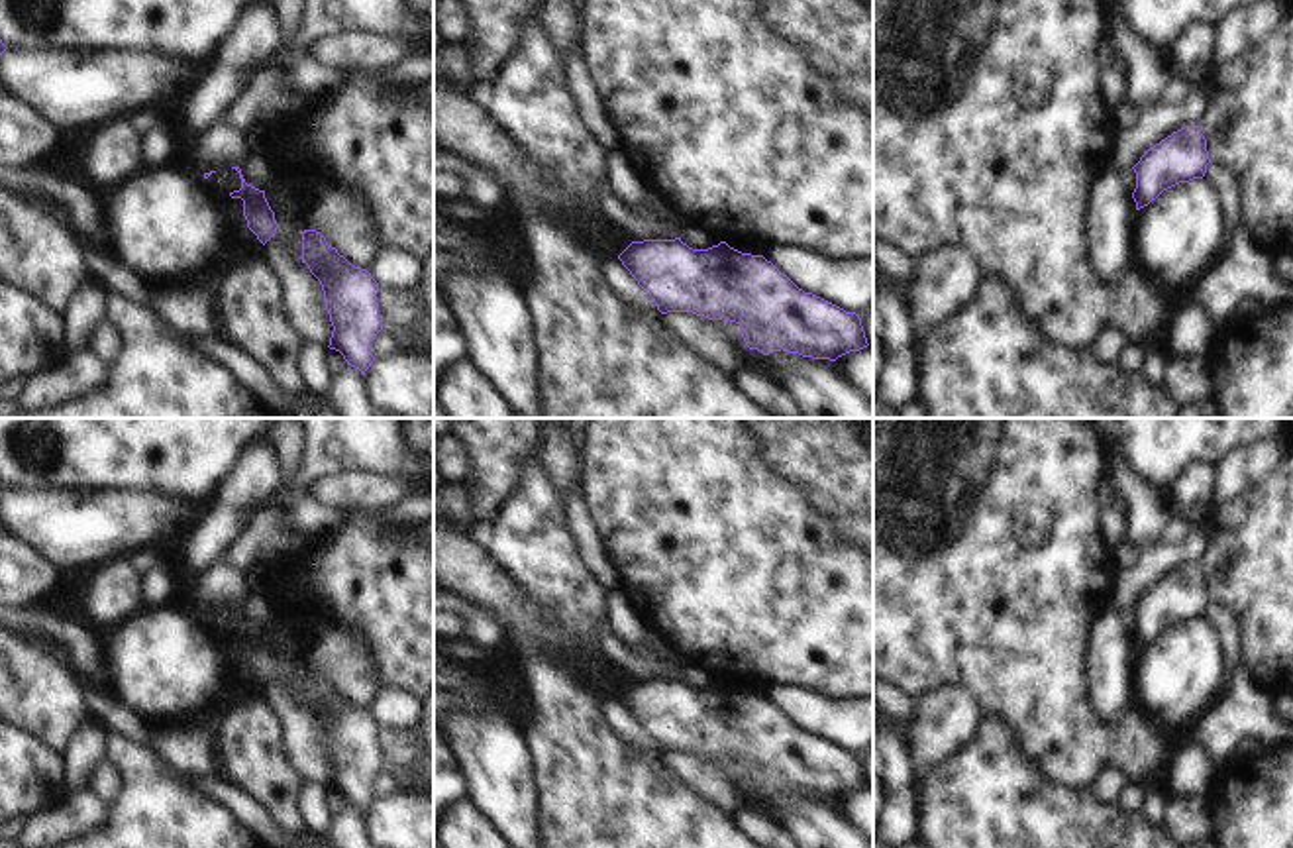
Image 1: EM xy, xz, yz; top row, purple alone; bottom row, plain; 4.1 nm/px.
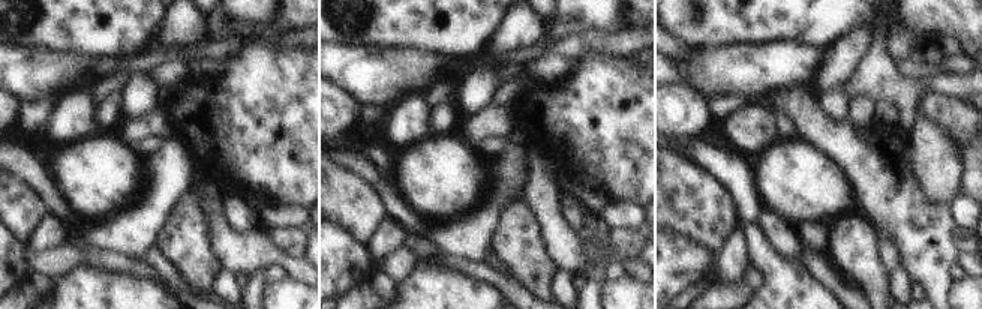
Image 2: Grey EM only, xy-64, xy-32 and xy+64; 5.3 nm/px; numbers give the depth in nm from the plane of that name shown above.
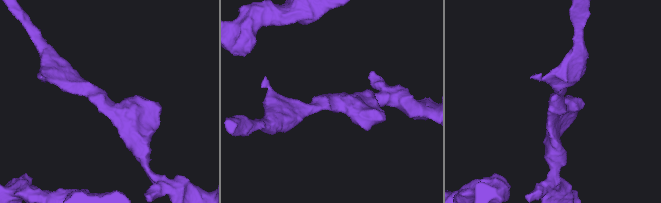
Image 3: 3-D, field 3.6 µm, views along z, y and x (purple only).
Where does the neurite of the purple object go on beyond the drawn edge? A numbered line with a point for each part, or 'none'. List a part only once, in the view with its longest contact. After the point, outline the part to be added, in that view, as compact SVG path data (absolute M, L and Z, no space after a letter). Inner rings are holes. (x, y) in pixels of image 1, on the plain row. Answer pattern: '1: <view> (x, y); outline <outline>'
none

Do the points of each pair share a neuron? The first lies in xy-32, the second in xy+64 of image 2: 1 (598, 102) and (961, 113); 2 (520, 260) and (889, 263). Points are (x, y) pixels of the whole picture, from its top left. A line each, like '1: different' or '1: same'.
1: same
2: different

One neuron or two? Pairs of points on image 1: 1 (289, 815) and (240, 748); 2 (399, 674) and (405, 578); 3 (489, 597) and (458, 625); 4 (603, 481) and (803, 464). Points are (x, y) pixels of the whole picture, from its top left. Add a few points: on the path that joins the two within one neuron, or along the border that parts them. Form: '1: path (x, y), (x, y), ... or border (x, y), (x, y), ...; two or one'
1: path (277, 799), (271, 792), (271, 780), (256, 764); one
2: path (405, 650), (405, 601); one
3: border (454, 591), (481, 603), (505, 629); two
4: border (758, 438), (764, 454), (809, 499); two

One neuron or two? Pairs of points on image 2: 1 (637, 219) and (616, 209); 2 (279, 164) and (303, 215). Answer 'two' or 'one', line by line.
1: one
2: two

